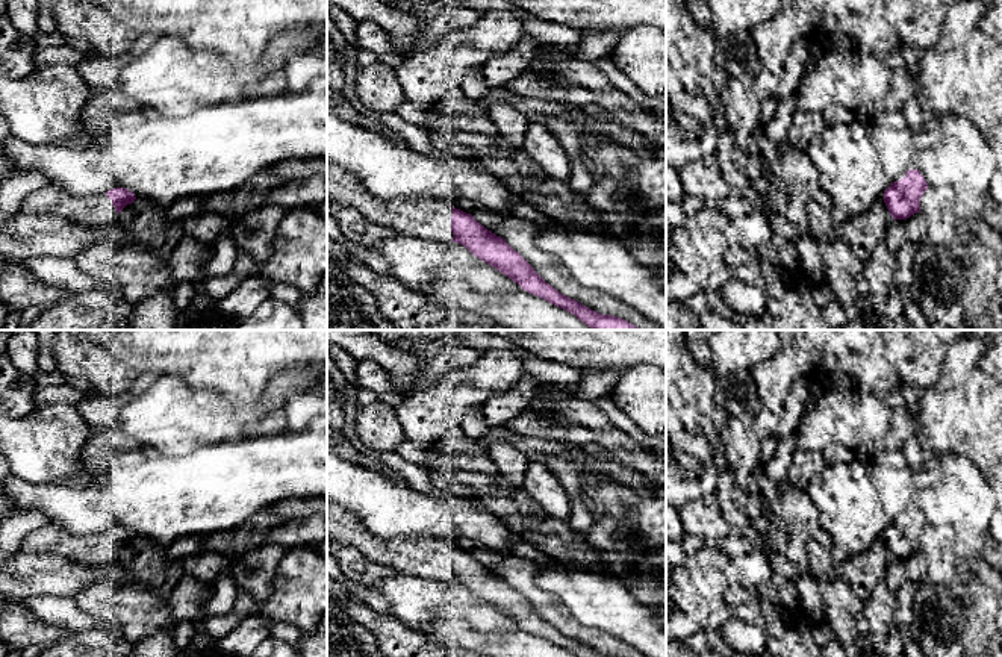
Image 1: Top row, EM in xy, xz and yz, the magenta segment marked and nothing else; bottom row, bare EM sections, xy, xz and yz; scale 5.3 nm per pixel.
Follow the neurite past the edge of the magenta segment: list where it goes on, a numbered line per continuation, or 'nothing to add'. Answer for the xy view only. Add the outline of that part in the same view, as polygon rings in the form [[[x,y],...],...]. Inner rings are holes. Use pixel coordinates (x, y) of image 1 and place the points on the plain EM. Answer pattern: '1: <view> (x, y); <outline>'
1: xy (97, 550); [[[53,524],[30,531],[24,537],[20,553],[54,554],[89,568],[109,565],[118,557],[112,539],[106,533],[74,536]]]

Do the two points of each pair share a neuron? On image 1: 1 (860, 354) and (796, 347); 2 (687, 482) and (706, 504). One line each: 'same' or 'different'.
1: same
2: different

